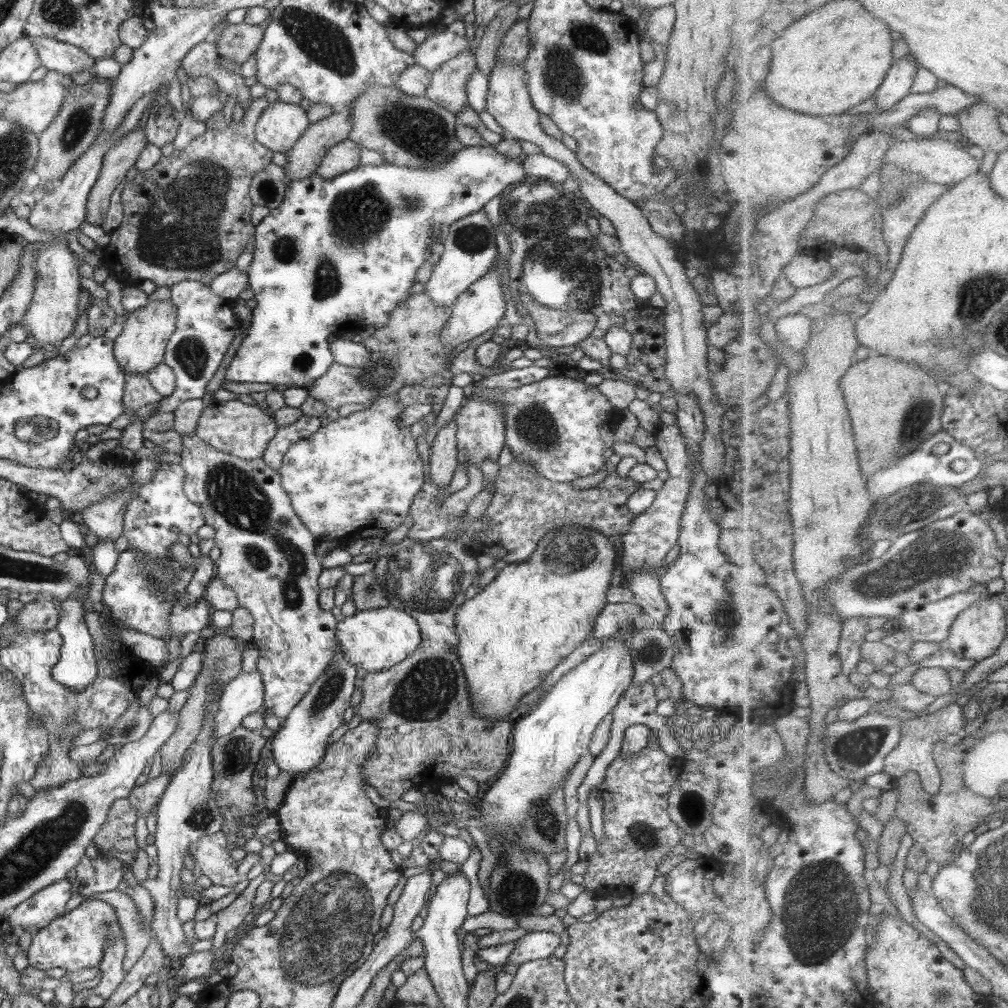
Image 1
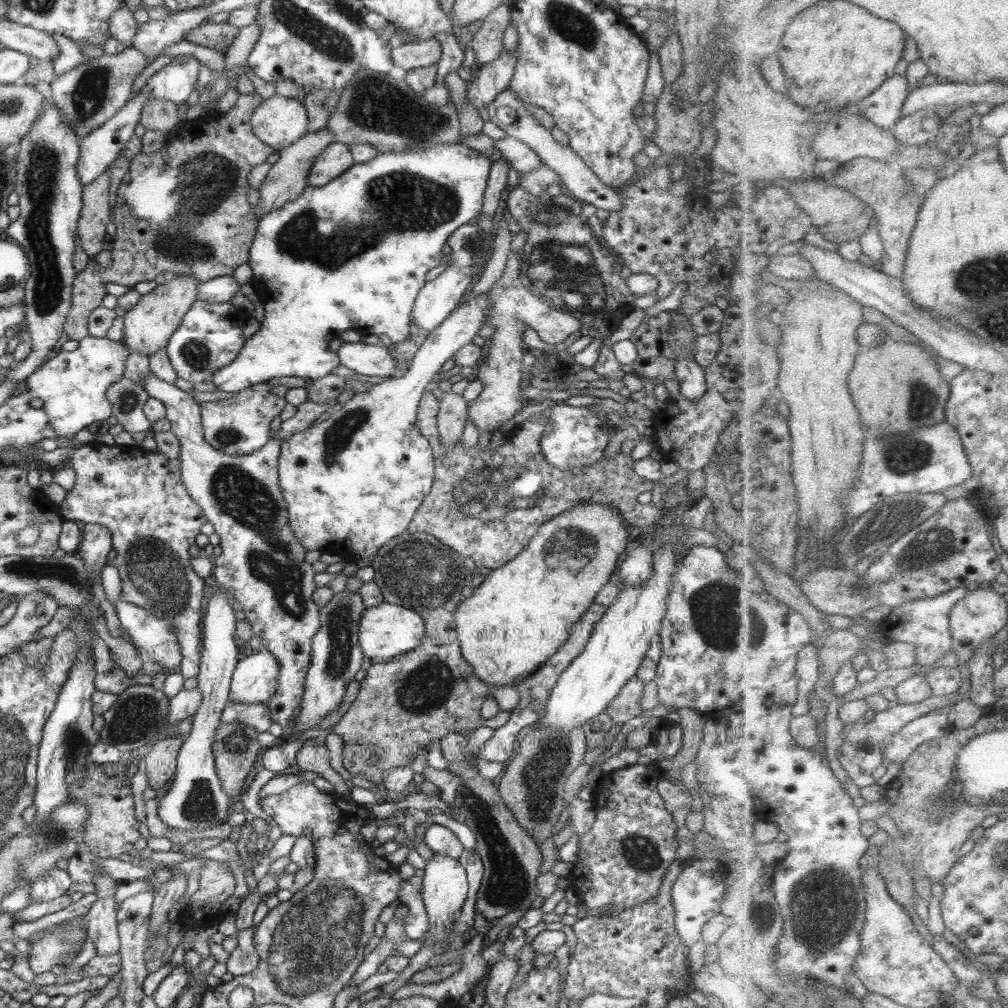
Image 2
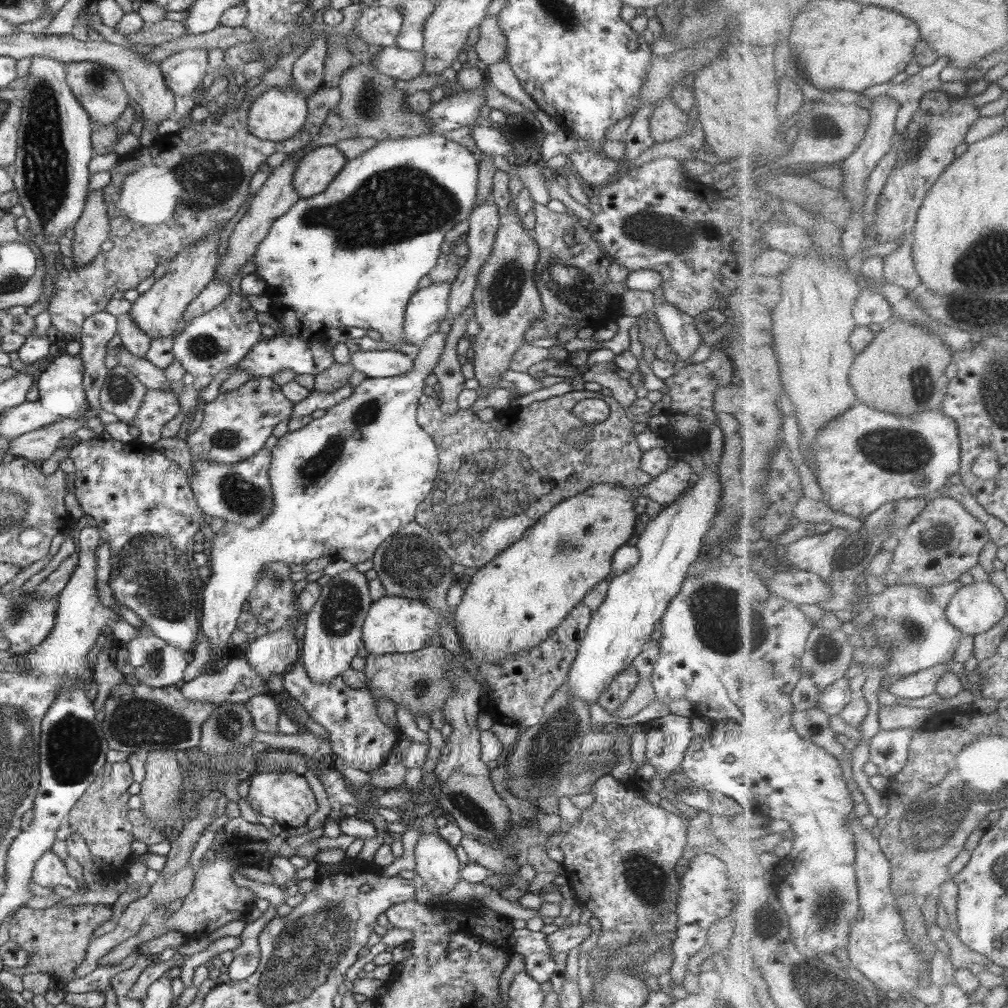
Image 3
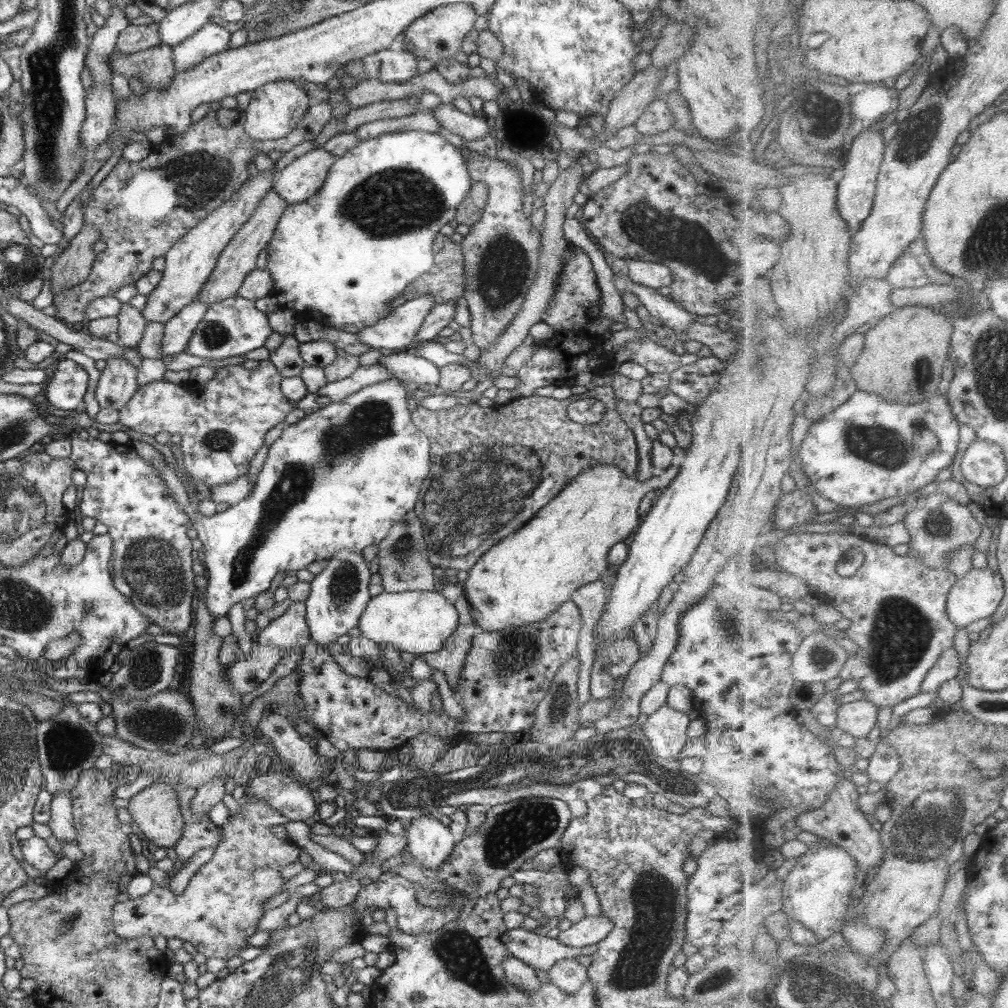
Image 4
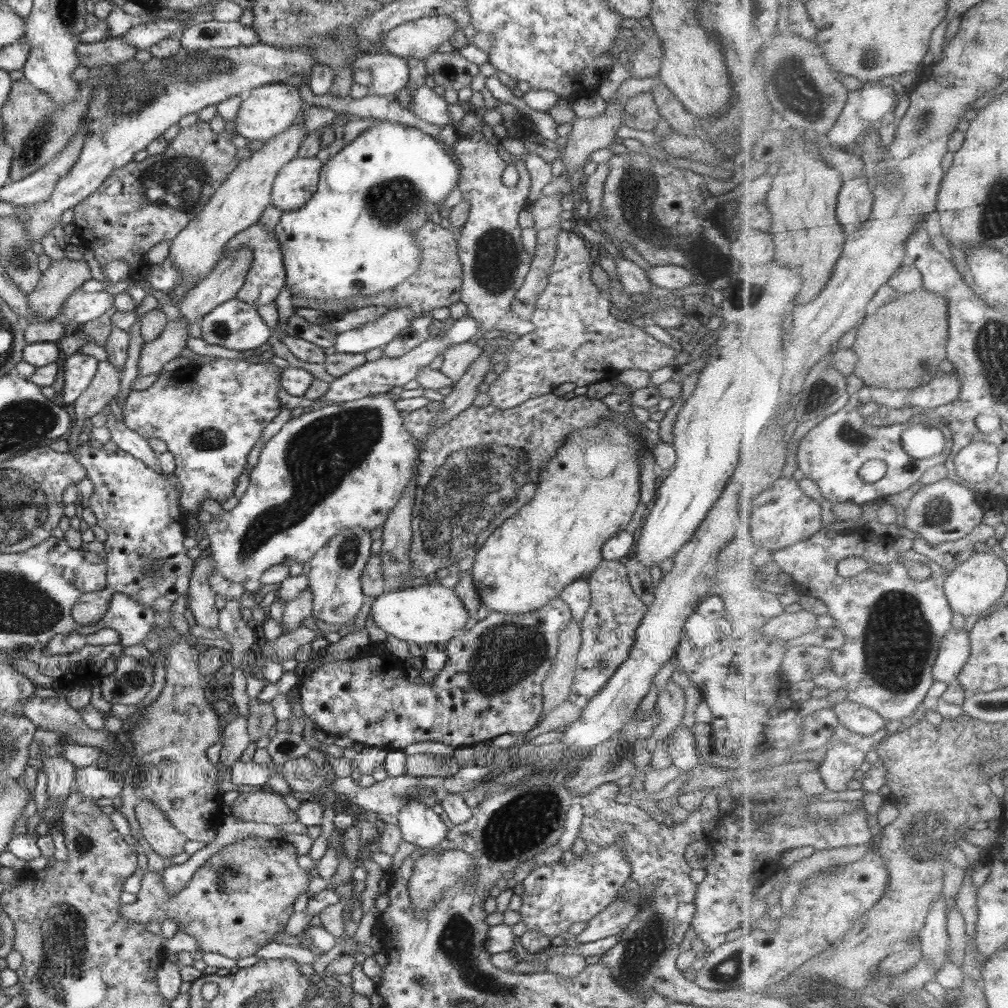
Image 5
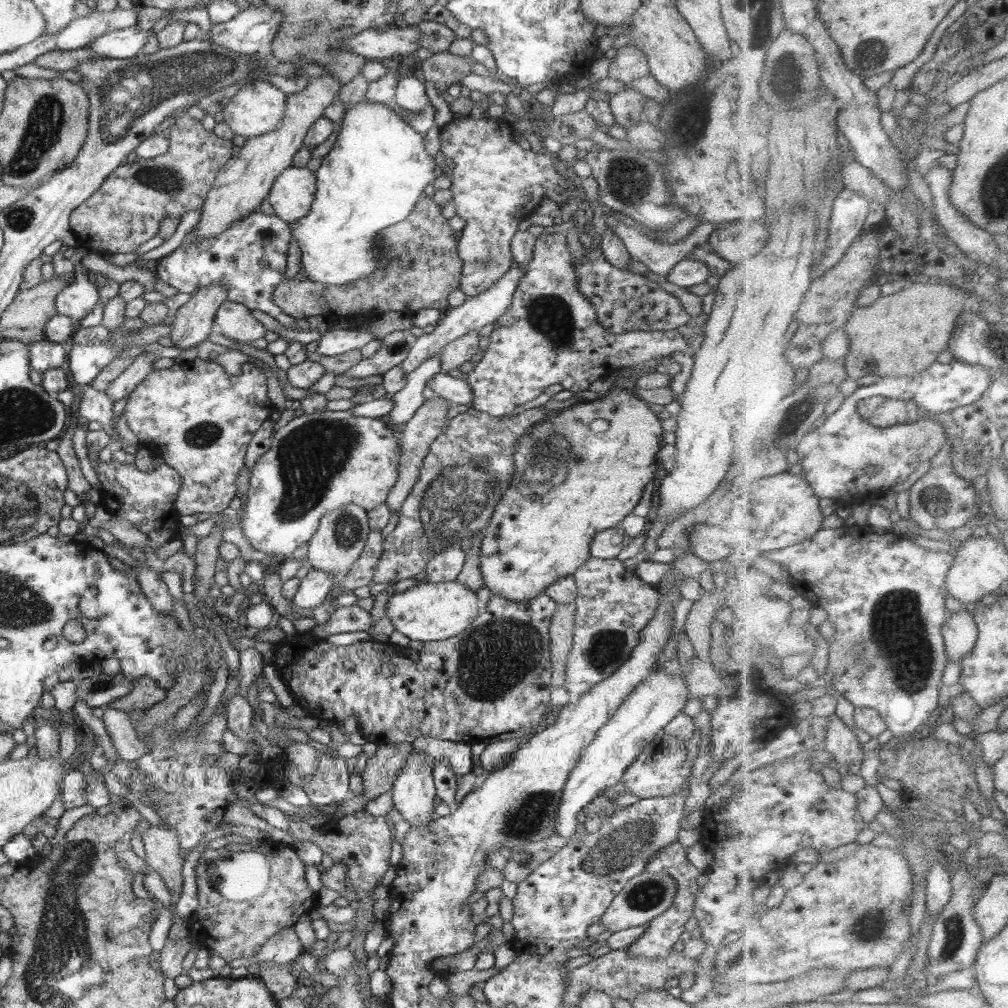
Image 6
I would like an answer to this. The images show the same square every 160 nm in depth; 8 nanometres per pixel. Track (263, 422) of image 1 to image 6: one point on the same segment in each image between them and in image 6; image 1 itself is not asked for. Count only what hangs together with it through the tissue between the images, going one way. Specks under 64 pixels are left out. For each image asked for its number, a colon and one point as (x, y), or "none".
2: (239, 425)
3: (234, 426)
4: (222, 422)
5: (210, 416)
6: (197, 415)

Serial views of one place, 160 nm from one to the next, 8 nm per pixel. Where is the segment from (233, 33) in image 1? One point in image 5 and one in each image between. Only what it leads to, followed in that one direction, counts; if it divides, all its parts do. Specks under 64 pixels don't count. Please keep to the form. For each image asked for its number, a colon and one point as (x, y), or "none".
2: (219, 37)
3: (152, 34)
4: (133, 39)
5: (114, 51)

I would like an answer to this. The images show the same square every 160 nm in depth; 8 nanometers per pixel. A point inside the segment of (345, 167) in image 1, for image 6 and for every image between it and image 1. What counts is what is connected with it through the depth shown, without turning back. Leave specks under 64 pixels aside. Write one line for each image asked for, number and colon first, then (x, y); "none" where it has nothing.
2: (336, 159)
3: (317, 169)
4: (300, 180)
5: (296, 182)
6: (293, 192)

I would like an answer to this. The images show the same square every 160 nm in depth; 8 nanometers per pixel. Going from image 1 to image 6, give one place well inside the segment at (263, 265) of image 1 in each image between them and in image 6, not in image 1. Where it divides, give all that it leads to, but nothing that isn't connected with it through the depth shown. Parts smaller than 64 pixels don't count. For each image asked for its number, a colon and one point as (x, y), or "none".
2: (352, 255)
3: (354, 255)
4: (342, 256)
5: (354, 236)
6: (377, 170)

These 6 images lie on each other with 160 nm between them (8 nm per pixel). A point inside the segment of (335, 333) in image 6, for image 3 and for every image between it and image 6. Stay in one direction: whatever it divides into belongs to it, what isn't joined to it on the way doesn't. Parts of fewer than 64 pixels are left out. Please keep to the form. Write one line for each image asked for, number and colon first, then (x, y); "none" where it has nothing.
3: (428, 307)
4: (399, 329)
5: (377, 334)

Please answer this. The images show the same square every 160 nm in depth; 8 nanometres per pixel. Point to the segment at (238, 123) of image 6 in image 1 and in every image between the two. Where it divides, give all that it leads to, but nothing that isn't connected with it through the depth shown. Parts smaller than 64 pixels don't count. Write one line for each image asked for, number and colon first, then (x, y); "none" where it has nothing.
1: (281, 125)
2: (279, 121)
3: (276, 116)
4: (275, 109)
5: (266, 111)

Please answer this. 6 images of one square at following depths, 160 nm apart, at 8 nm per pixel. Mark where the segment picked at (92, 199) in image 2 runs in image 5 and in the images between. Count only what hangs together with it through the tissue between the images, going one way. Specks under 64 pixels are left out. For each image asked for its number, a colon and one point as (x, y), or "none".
3: (93, 227)
4: (73, 266)
5: (63, 277)

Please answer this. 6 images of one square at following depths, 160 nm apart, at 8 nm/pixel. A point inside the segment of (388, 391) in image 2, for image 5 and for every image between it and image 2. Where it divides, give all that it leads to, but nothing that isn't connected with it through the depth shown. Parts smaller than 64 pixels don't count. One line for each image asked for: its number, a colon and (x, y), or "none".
3: (346, 482)
4: (340, 478)
5: (337, 467)

